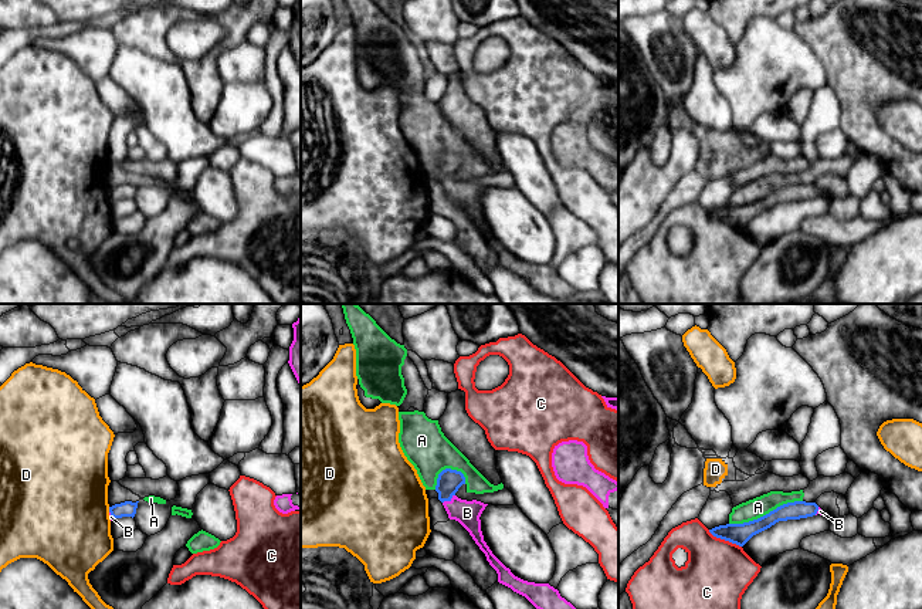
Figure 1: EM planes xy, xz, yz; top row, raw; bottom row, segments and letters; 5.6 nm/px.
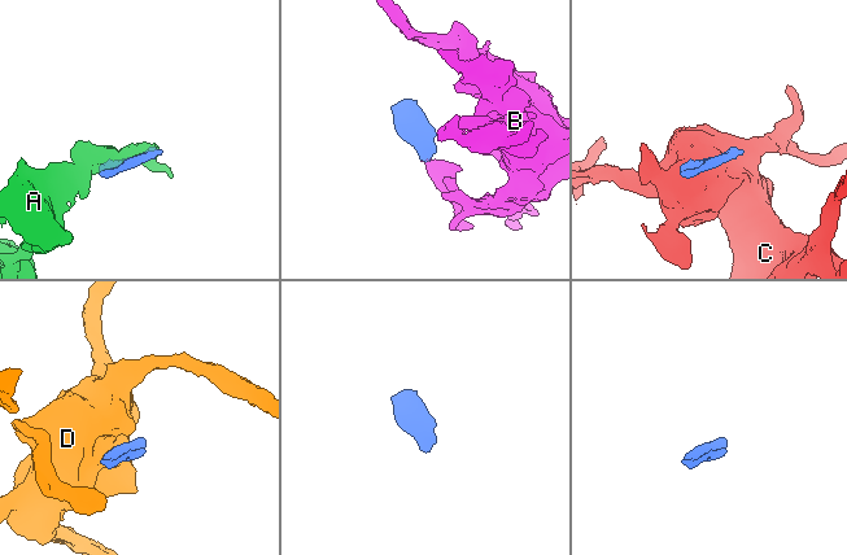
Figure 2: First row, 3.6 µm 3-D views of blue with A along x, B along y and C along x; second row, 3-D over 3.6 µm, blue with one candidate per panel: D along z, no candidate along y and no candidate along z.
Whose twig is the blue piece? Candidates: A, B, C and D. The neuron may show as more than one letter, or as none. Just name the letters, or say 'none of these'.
B

